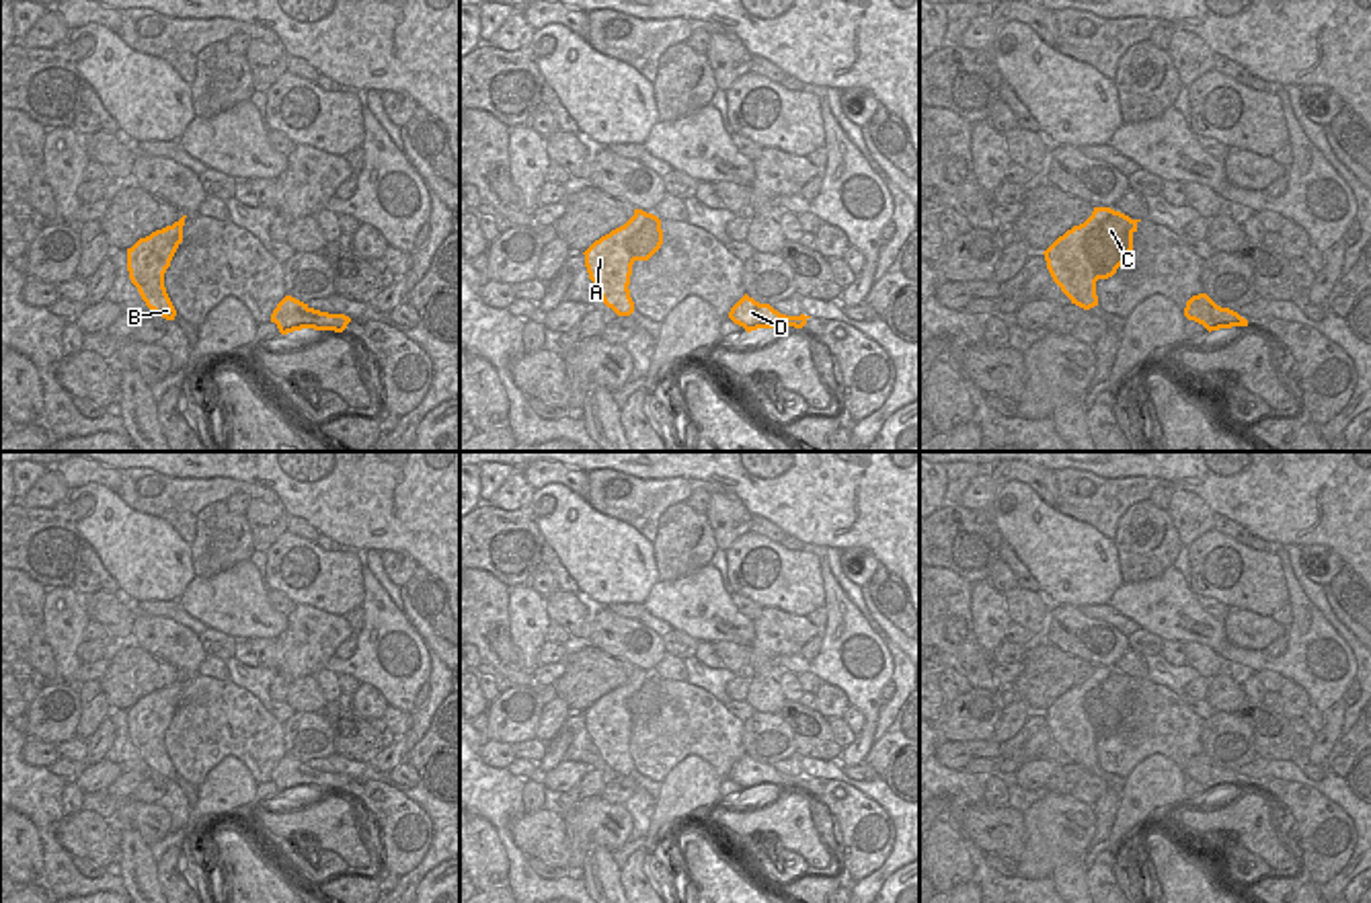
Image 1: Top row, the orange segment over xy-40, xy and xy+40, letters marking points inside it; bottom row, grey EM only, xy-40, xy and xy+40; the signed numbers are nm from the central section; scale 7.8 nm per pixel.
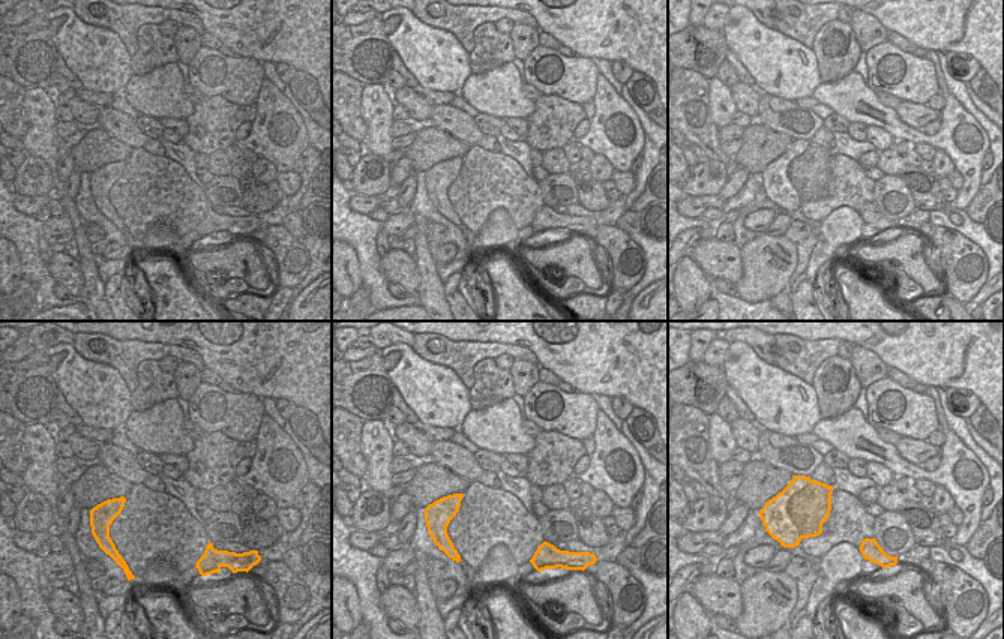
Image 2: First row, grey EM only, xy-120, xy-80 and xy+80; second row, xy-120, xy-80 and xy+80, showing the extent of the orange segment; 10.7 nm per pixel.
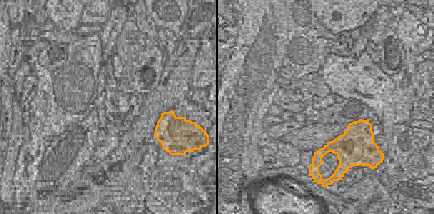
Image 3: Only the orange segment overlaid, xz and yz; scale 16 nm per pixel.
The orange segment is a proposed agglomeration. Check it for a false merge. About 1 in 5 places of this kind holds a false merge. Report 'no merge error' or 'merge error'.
merge error

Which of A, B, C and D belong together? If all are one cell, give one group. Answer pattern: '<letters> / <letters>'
A B D / C

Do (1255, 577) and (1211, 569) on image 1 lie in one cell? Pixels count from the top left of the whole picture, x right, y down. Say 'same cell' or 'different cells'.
same cell

